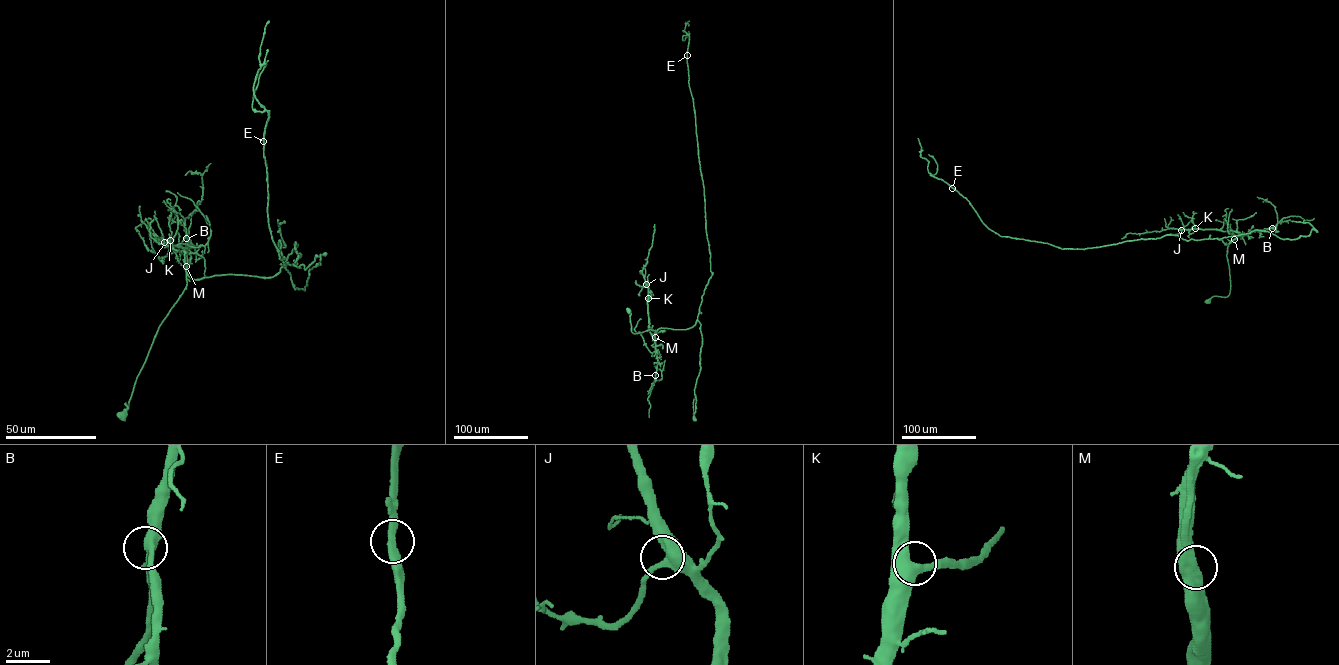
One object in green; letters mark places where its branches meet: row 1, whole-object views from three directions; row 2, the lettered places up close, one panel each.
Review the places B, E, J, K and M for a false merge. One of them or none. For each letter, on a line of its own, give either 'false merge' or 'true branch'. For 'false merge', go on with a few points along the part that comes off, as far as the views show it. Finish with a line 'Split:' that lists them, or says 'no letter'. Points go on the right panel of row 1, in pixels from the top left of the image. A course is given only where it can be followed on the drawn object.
B: true branch
E: true branch
J: true branch
K: true branch
M: true branch
Split: no letter

